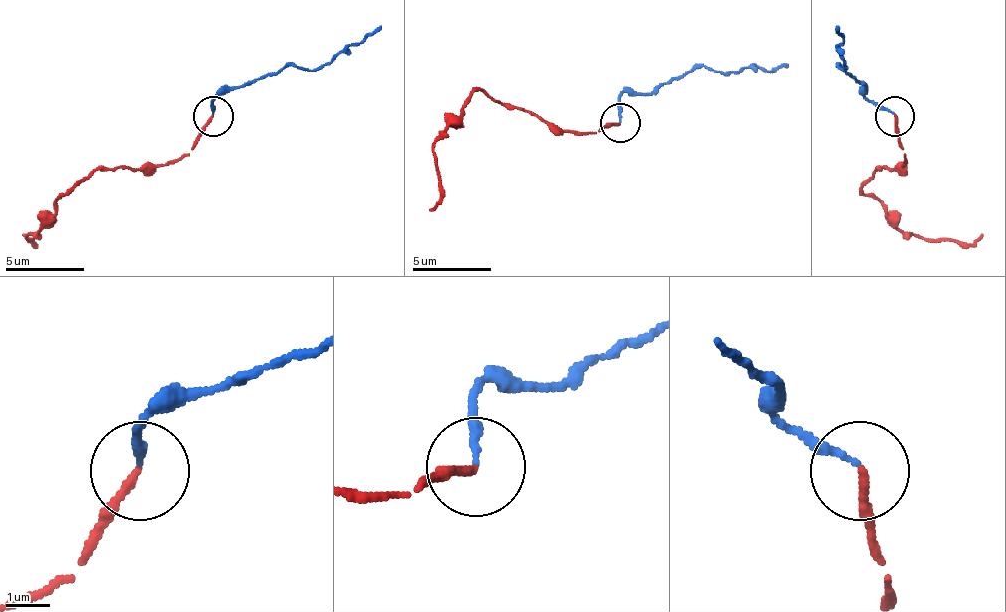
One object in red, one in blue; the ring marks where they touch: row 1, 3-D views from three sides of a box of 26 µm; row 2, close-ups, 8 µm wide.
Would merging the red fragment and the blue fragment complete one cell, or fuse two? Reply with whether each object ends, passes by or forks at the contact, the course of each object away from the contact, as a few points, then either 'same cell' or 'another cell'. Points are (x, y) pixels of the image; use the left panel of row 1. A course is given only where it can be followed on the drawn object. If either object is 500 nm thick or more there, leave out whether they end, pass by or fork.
red ends there; blue ends there; red runs (214, 117), (190, 148), (163, 164), (99, 168), (68, 192), (28, 235), (32, 243), (21, 235); blue runs (214, 113), (218, 97), (289, 65), (320, 69), (380, 26); same cell

